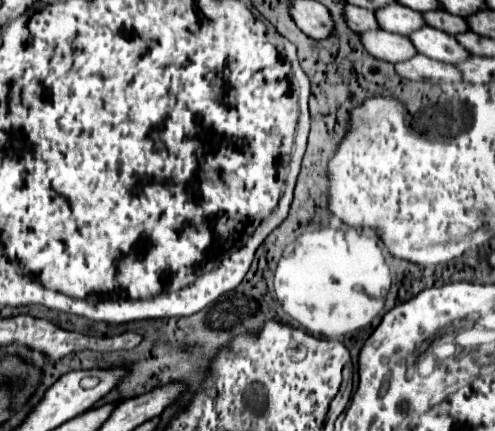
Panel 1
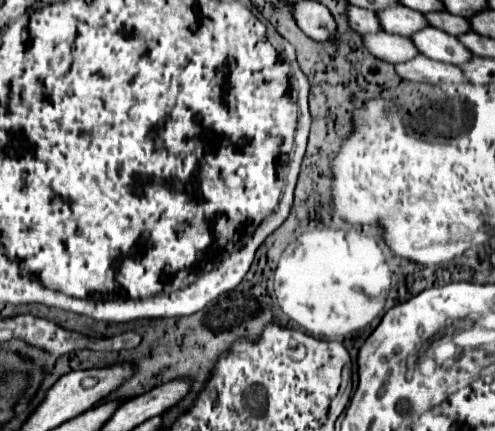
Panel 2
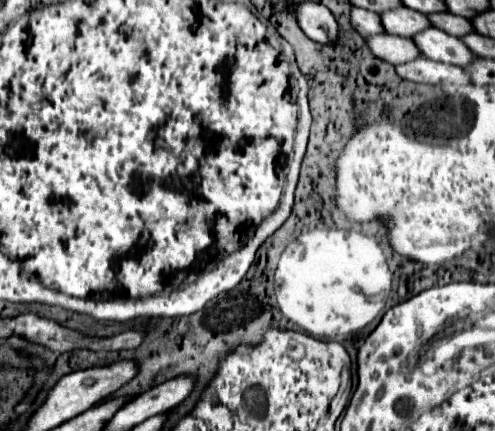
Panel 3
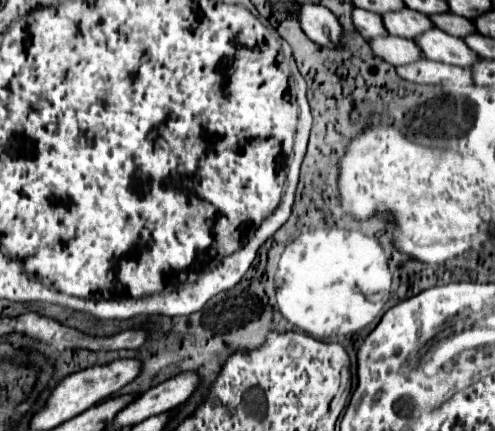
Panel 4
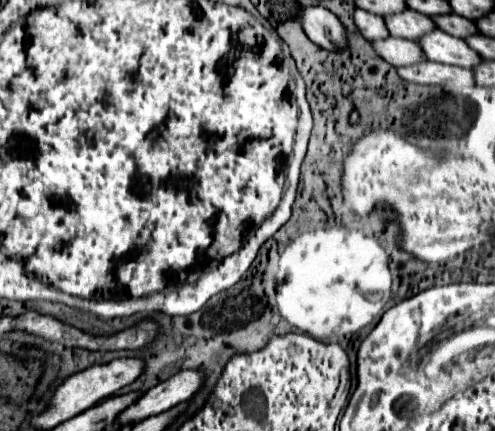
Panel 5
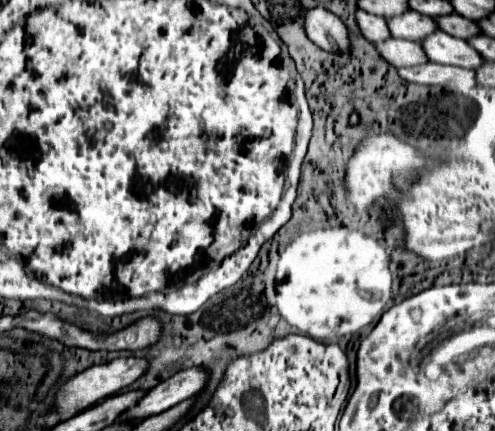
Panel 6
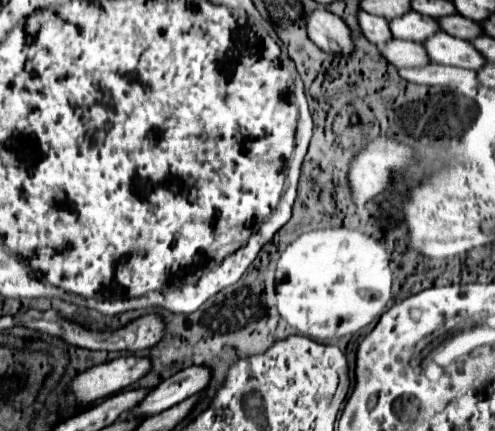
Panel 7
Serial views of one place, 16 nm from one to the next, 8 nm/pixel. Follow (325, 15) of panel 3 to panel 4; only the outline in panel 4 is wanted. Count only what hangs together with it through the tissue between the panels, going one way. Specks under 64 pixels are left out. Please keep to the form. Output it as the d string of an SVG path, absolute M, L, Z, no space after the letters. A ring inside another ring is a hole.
M320 4L300 6L300 24L302 30L320 46L336 48L342 44L342 28L336 16Z

